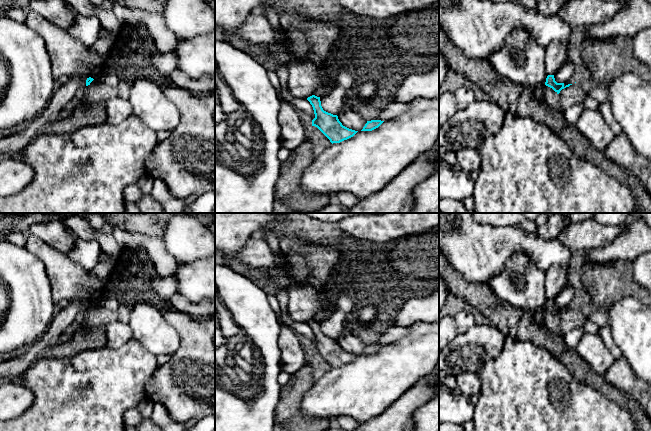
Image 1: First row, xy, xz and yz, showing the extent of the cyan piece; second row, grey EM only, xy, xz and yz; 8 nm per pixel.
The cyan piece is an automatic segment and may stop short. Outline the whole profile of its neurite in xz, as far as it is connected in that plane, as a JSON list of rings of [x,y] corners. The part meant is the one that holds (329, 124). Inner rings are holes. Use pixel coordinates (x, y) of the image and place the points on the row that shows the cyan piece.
[[[312,95],[307,100],[312,105],[315,114],[312,126],[317,127],[332,144],[347,140],[358,132],[343,126],[337,115],[324,111],[321,106],[320,97]]]

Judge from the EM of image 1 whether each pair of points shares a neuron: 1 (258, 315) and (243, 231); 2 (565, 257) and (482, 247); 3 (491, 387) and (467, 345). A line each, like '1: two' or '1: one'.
1: two
2: one
3: two

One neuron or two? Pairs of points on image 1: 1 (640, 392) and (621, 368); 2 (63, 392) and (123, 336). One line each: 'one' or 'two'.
1: one
2: two

